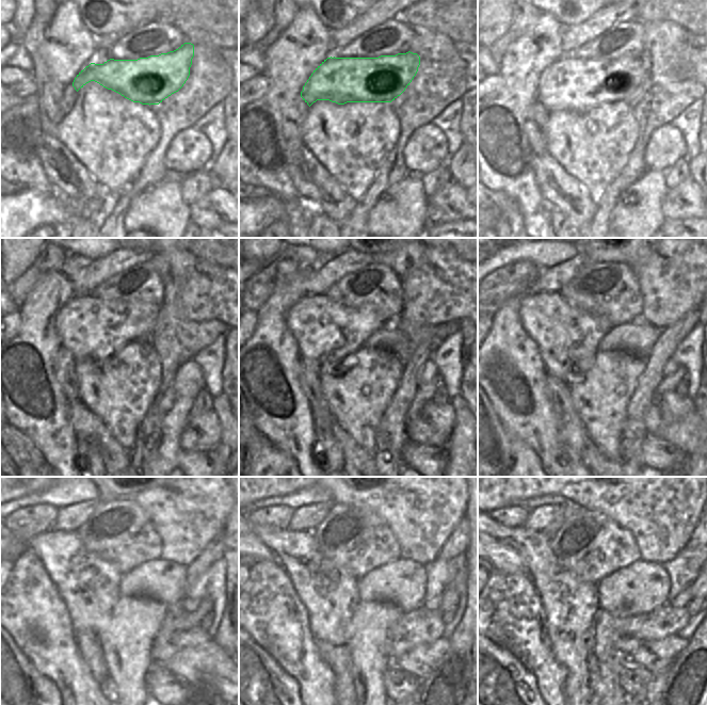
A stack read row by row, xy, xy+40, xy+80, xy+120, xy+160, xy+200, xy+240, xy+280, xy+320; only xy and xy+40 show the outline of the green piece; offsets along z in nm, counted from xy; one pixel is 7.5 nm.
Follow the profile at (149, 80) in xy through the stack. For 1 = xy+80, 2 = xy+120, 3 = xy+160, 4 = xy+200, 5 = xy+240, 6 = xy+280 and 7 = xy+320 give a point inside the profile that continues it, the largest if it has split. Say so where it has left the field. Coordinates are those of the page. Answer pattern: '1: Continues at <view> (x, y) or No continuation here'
1: Continues at xy+80 (569, 83)
2: Continues at xy+120 (90, 327)
3: Continues at xy+160 (328, 332)
4: Continues at xy+200 (571, 337)
5: Continues at xy+240 (90, 589)
6: Continues at xy+280 (330, 593)
7: Continues at xy+320 (569, 604).

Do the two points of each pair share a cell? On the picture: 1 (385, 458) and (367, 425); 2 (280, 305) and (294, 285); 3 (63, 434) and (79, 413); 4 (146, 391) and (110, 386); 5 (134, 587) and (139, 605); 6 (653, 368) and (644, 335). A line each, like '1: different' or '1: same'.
1: different
2: same
3: different
4: same
5: different
6: different

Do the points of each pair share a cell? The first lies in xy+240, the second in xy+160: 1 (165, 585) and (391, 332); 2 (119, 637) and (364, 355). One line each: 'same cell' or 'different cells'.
1: same cell
2: same cell

